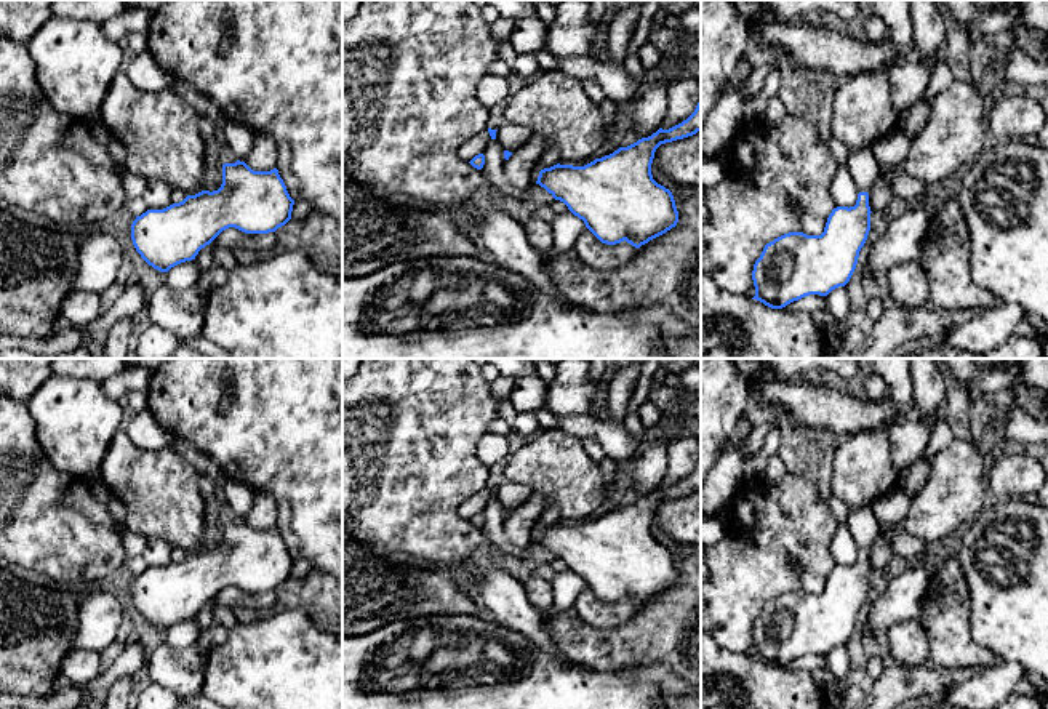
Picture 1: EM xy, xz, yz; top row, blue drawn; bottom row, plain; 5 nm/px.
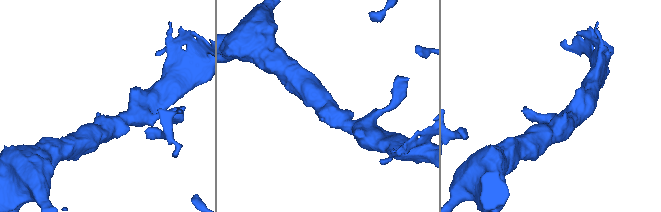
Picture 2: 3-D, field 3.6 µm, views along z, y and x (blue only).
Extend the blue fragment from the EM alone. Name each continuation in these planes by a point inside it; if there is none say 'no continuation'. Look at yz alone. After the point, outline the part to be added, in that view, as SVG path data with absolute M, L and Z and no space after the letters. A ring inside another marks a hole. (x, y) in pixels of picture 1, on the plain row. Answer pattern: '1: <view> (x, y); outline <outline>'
1: yz (863, 525); outline M862 506L848 512L848 527L858 551L869 551L875 535L880 530L872 506Z

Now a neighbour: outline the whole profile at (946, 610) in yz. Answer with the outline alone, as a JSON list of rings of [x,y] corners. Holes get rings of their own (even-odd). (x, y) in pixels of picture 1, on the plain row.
[[[958,557],[938,565],[920,611],[926,632],[928,661],[939,669],[990,667],[994,653],[971,639],[971,605]]]

